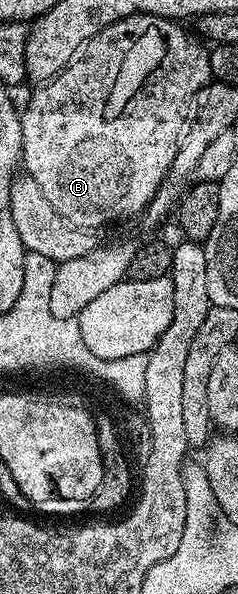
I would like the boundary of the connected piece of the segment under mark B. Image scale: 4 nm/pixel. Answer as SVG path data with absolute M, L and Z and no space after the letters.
M127 16L125 19L108 24L98 36L85 45L83 51L58 76L44 81L41 88L29 100L29 105L21 112L21 129L23 130L23 146L21 147L21 164L24 171L35 181L39 190L43 190L43 198L51 202L54 212L63 214L67 222L86 230L101 228L112 220L121 220L124 216L144 213L153 195L165 181L171 162L175 158L181 138L191 119L191 109L194 107L199 90L210 83L213 71L209 65L209 52L200 39L192 40L184 32L180 23L164 20L161 16Z

